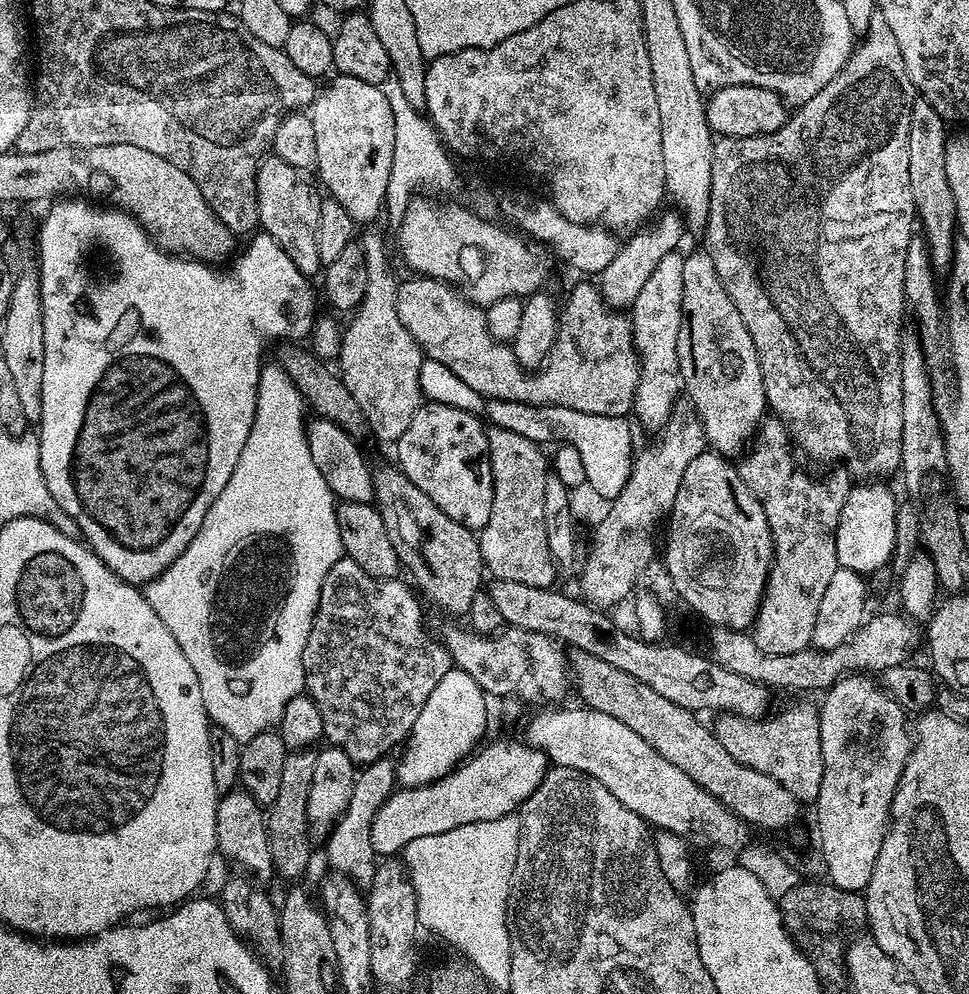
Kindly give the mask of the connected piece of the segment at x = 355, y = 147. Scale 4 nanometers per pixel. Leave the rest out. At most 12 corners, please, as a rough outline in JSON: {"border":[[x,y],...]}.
{"border":[[337,75],[310,105],[315,175],[357,225],[385,211],[394,117]]}

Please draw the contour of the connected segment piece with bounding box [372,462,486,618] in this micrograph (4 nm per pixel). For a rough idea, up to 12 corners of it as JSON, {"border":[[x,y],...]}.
{"border":[[395,463],[375,503],[411,583],[467,617],[486,577],[477,533]]}

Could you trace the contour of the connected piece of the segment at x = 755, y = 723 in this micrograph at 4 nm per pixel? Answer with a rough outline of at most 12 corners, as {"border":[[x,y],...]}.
{"border":[[820,709],[717,715],[726,754],[815,802]]}

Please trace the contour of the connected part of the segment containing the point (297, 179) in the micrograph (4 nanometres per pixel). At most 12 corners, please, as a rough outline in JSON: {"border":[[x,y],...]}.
{"border":[[269,154],[256,172],[263,235],[304,276],[322,268],[322,196],[305,169]]}

